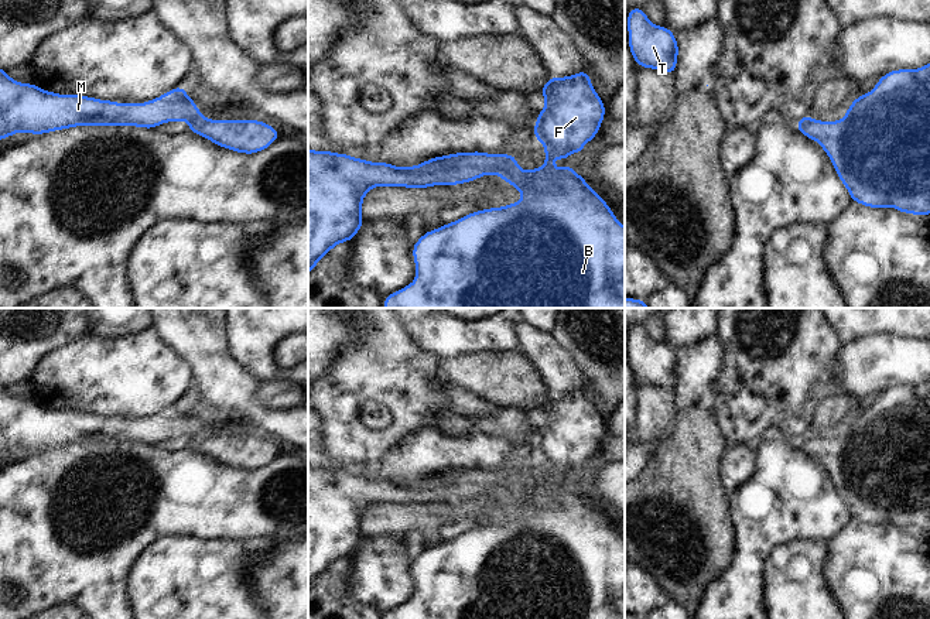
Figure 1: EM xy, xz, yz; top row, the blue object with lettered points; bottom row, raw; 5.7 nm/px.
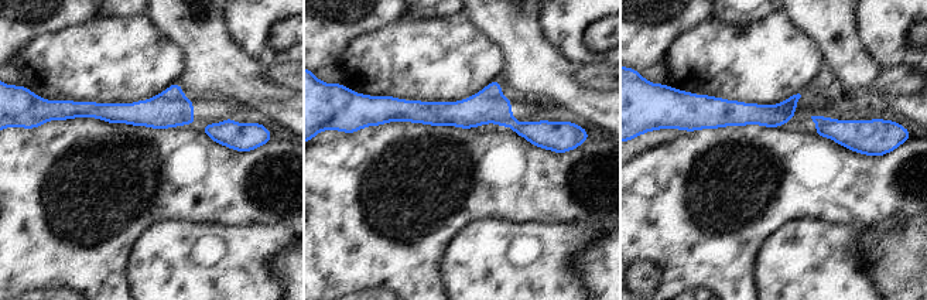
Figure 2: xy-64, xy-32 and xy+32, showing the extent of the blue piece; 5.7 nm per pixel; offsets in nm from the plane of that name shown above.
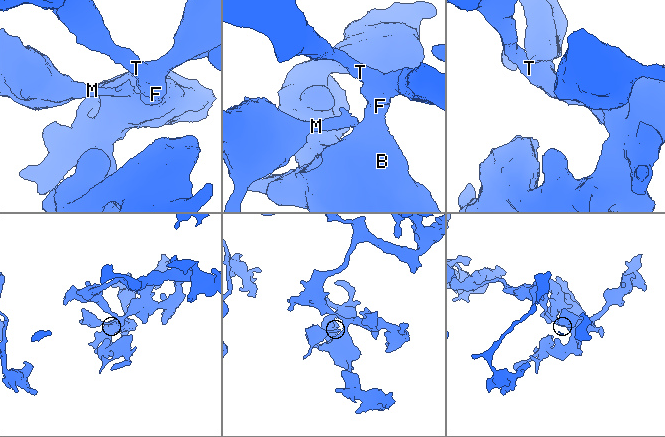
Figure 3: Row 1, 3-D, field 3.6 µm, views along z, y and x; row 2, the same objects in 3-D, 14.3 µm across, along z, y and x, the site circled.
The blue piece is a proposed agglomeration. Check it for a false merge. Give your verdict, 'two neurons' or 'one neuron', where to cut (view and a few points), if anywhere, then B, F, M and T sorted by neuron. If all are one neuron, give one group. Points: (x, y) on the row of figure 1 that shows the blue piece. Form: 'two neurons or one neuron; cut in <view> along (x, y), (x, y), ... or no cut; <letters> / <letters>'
two neurons; cut in xy along (204, 119), (190, 129); B F T / M

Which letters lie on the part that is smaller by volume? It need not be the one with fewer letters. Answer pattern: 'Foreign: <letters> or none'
Foreign: M

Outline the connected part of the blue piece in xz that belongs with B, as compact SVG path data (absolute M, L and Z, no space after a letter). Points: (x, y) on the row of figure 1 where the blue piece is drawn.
M587 71L565 78L548 78L538 92L544 95L544 109L537 114L531 134L546 147L546 160L543 161L543 168L520 170L510 182L514 191L519 189L522 192L522 201L500 208L475 211L448 225L441 225L435 230L427 230L413 244L413 260L417 270L414 281L390 295L384 295L384 308L625 308L625 226L618 220L602 196L592 191L589 184L567 163L571 153L579 154L584 146L599 133L605 117L605 105L592 88L592 81Z

